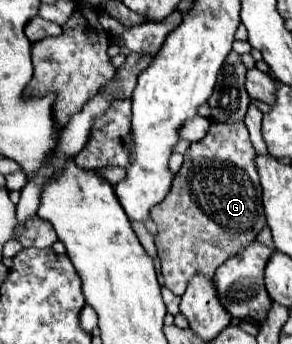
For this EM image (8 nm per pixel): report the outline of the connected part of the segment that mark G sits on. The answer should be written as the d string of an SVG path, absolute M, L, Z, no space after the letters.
M241 120L211 124L207 136L199 142L193 142L191 148L185 152L185 162L181 170L175 174L169 196L157 206L153 206L153 214L151 214L159 232L155 244L161 260L161 272L165 278L165 286L173 294L183 296L189 278L193 278L195 274L203 274L211 278L227 258L231 258L233 254L255 242L255 236L267 224L263 200L261 200L263 190L259 184L255 156L257 154L249 142L249 132Z

